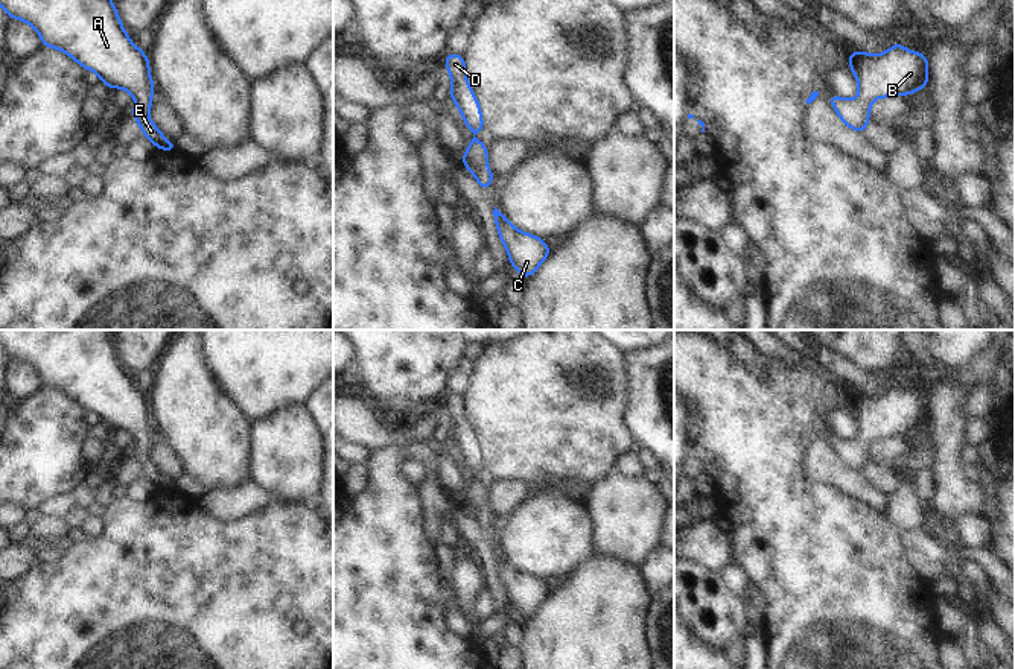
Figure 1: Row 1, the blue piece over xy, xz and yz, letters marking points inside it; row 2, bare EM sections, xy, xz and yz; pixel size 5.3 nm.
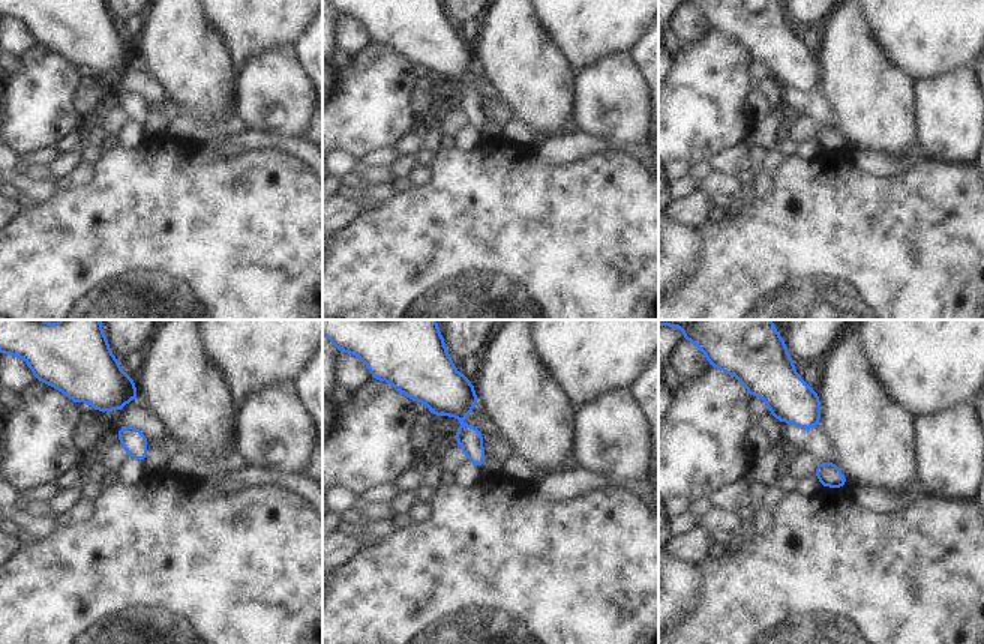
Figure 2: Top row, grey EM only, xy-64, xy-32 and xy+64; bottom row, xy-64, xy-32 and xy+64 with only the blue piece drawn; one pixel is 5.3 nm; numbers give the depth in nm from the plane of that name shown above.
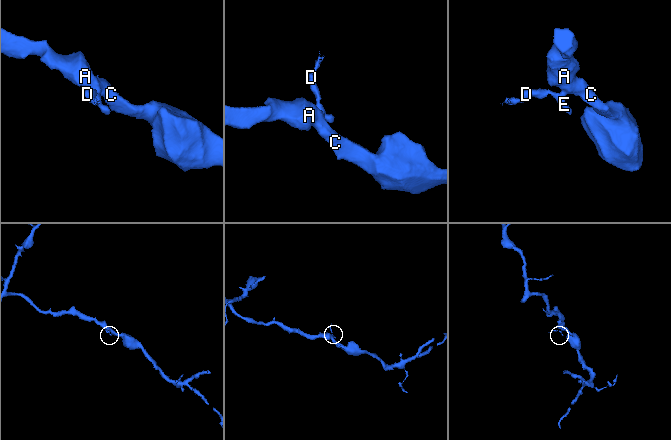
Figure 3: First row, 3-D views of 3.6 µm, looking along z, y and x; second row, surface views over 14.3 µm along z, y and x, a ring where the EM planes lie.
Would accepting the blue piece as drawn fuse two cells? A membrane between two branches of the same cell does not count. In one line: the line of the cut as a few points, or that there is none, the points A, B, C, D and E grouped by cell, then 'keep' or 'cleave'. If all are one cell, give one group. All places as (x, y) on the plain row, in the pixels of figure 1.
no cut; A B C D E; keep

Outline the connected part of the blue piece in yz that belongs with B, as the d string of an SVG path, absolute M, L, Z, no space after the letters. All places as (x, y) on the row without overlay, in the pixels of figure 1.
M898 383L880 395L854 391L849 395L849 409L857 418L858 436L855 439L831 436L829 444L846 467L864 473L870 444L878 438L907 436L919 432L928 423L927 407L925 395L907 391Z

